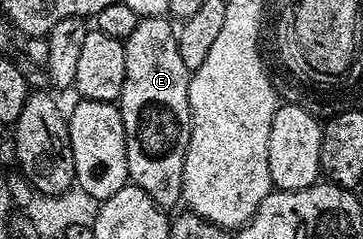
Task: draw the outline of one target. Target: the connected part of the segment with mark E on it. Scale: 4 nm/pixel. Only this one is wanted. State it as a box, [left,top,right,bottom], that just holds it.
[117,17,192,208]

